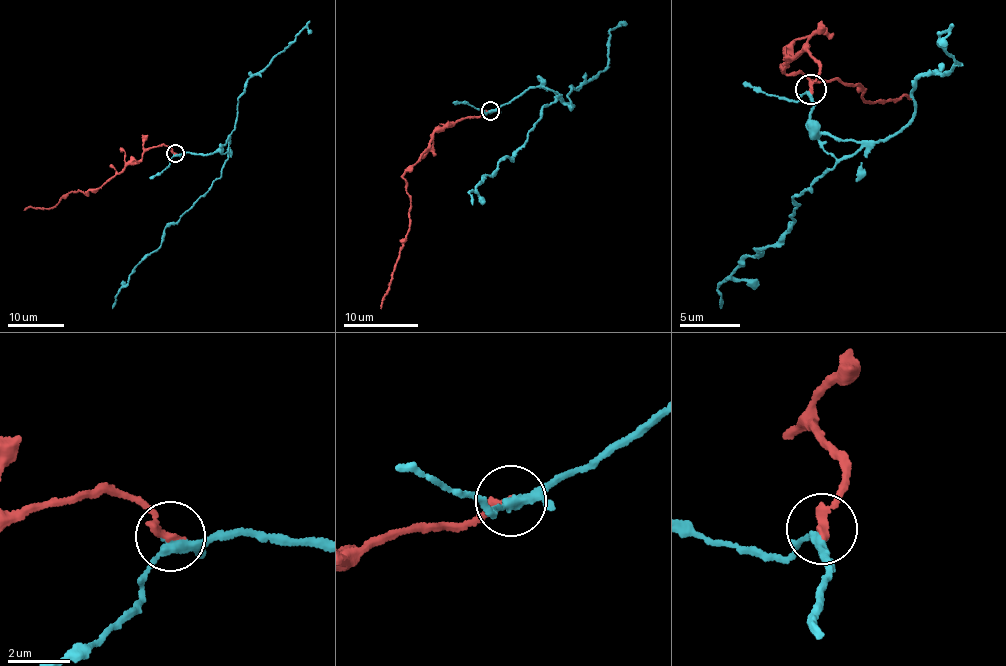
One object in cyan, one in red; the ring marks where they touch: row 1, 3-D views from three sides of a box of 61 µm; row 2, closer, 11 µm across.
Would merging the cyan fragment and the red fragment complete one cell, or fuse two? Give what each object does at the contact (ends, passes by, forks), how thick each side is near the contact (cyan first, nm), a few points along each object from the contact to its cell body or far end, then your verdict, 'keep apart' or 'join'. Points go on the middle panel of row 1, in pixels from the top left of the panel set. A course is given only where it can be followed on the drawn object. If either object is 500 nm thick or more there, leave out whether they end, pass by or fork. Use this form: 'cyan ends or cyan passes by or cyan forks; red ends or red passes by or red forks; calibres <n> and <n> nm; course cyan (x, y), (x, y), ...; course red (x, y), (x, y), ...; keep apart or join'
cyan forks; red ends; calibres 240 and 280 nm; course cyan (491, 111), (531, 88), (562, 96), (543, 106), (512, 160), (499, 160), (469, 193), (472, 205); course red (491, 111), (454, 121), (434, 131), (417, 161), (407, 166), (404, 178), (410, 199), (409, 224), (381, 309); join

